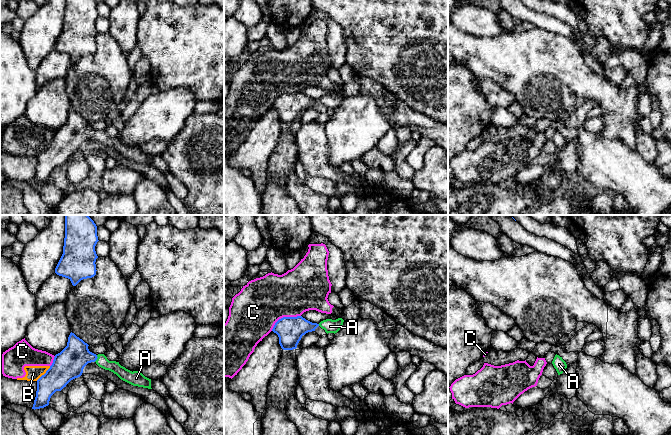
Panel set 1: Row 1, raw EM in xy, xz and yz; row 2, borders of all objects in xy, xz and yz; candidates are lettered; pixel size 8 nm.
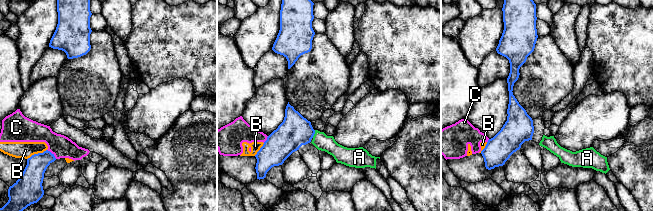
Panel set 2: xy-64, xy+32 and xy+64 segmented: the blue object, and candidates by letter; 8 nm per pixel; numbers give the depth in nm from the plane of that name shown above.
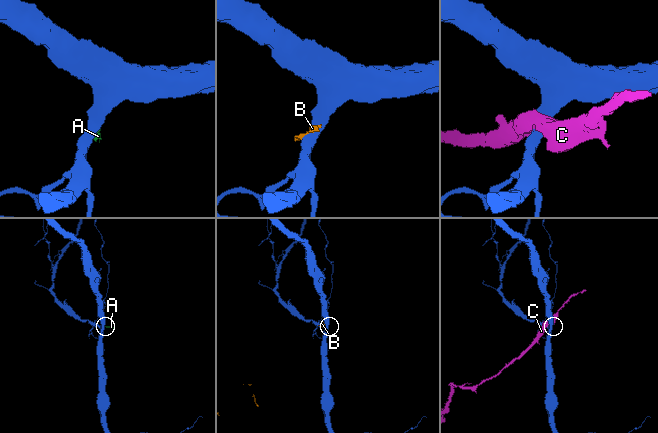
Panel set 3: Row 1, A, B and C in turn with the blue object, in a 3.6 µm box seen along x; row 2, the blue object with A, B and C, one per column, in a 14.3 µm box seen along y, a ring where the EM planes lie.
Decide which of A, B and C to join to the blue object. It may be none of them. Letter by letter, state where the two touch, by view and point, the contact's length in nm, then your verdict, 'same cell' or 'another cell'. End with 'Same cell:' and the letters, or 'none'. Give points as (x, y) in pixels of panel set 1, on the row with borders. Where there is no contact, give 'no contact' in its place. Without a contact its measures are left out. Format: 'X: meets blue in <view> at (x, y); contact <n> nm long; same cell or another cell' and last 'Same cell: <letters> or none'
A: meets blue in xy at (97, 357); contact 60 nm long; same cell
B: meets blue in xy at (44, 374); contact 170 nm long; another cell
C: meets blue in xz at (284, 317); contact 260 nm long; another cell
Same cell: A

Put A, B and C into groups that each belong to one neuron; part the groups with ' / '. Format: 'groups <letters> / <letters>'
groups A / B C

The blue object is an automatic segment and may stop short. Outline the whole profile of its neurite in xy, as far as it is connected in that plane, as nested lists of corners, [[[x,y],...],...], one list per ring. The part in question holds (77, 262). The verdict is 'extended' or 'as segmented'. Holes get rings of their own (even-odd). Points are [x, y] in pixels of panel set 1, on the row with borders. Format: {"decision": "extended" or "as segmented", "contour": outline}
{"decision": "as segmented", "contour": [[[65,215],[63,254],[55,273],[68,278],[73,286],[96,275],[97,226],[88,215]]]}

